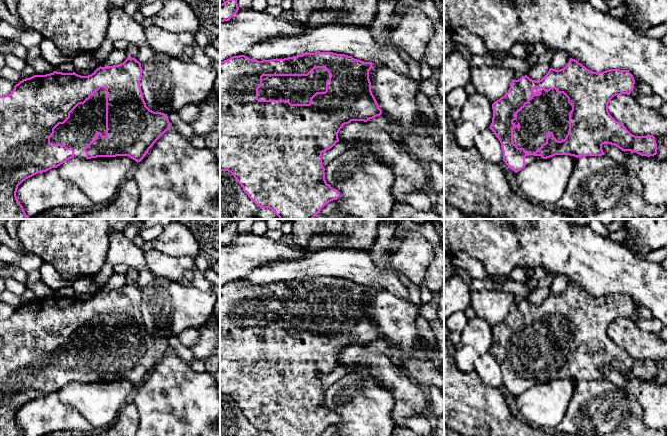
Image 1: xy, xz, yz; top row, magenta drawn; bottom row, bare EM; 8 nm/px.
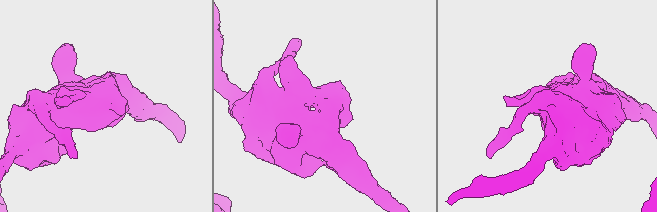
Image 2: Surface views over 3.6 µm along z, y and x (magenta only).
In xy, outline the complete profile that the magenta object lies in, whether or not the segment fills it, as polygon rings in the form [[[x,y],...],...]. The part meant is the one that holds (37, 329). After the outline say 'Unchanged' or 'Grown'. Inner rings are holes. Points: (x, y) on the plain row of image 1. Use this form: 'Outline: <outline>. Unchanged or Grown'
Outline: [[[127,281],[121,288],[109,291],[100,290],[88,300],[81,300],[75,296],[62,297],[57,295],[46,299],[34,299],[16,308],[10,318],[0,320],[0,436],[25,436],[16,420],[18,410],[26,403],[52,392],[57,392],[71,382],[91,383],[128,380],[137,387],[140,386],[154,367],[171,352],[167,338],[154,336],[146,330],[140,310],[141,301],[141,287],[135,282]]]. Grown

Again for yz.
Outline: [[[572,282],[560,294],[550,292],[539,305],[527,299],[514,303],[508,316],[492,328],[493,342],[489,352],[501,367],[503,385],[517,397],[535,385],[555,379],[576,382],[605,379],[602,374],[605,367],[624,376],[647,381],[656,379],[658,372],[653,359],[631,358],[608,335],[610,324],[616,319],[630,319],[634,308],[635,303],[627,294],[609,293],[597,297]]]. Grown

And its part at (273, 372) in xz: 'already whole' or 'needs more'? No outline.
needs more

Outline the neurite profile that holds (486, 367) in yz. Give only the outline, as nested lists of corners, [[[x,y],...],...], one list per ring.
[[[490,352],[478,357],[474,372],[488,387],[499,388],[503,385],[501,367]]]

